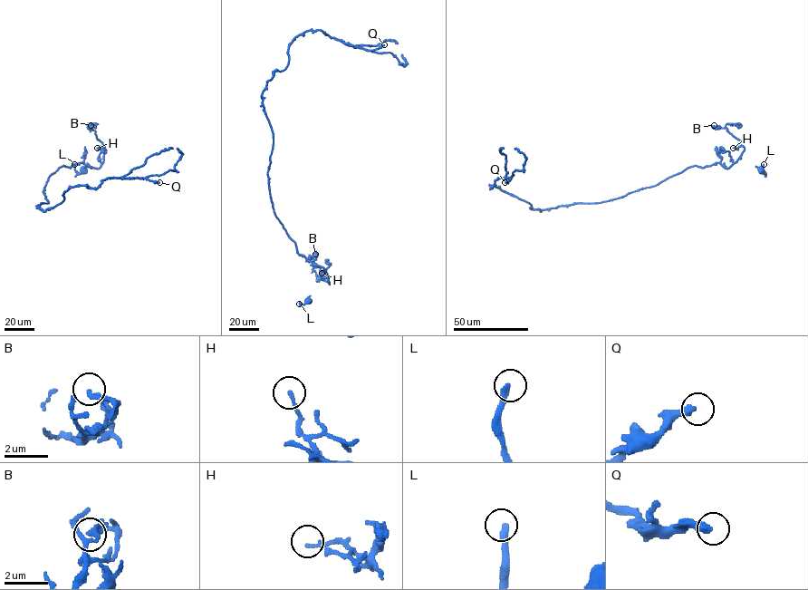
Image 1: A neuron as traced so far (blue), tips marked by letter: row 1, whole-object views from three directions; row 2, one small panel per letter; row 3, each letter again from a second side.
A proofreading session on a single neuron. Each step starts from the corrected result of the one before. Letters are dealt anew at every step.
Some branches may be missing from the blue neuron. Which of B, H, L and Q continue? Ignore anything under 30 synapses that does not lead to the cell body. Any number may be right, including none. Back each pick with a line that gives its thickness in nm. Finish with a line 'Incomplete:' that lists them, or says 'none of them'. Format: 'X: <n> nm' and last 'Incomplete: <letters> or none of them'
Q: 320 nm
Incomplete: Q

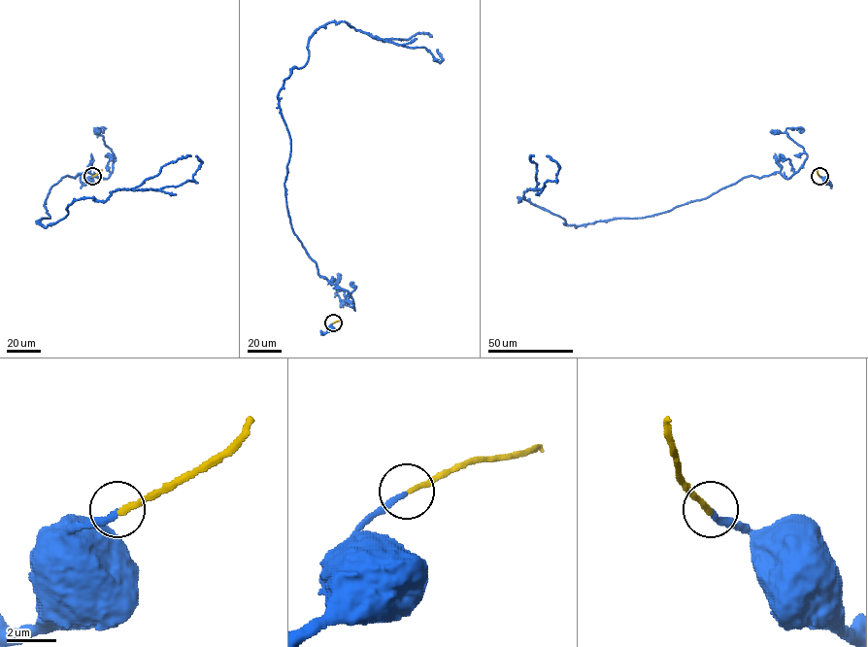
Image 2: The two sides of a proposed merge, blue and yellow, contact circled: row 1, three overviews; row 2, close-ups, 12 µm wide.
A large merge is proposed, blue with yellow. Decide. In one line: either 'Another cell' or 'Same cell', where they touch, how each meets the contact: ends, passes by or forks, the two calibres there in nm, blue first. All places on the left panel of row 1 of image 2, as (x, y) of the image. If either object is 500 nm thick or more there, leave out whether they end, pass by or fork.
Same cell. Place: (92, 176). At the ring blue ends. At the ring yellow ends. Thickness 240 nm (blue) against 240 nm

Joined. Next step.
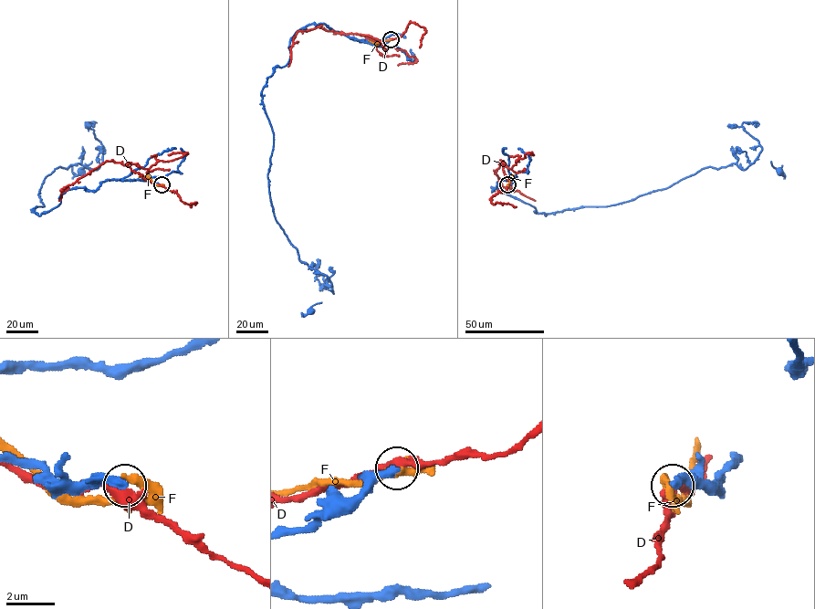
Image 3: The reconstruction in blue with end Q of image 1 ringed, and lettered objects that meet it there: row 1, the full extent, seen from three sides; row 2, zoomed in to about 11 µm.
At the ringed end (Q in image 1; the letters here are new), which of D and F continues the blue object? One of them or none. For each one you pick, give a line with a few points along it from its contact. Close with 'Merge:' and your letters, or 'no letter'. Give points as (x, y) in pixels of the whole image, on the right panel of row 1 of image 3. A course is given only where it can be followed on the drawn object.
Merge: no letter

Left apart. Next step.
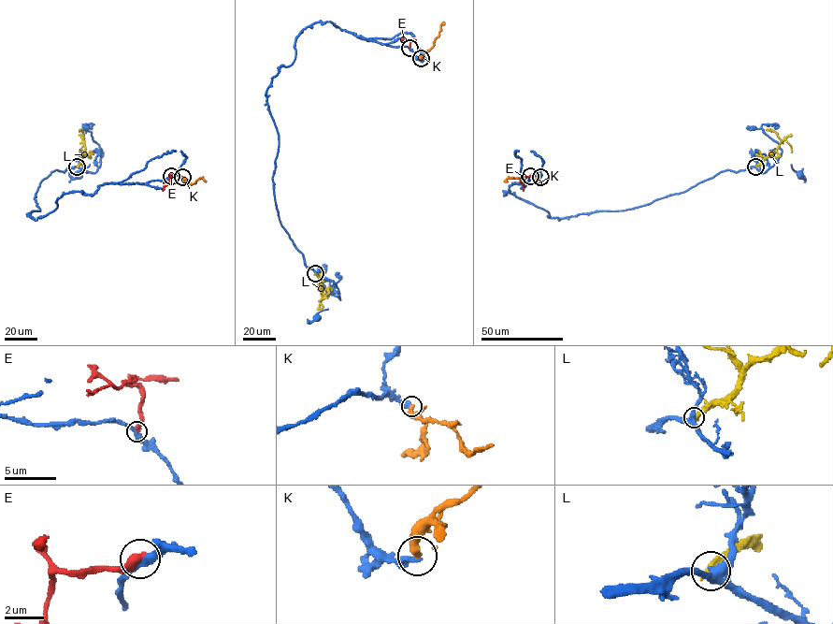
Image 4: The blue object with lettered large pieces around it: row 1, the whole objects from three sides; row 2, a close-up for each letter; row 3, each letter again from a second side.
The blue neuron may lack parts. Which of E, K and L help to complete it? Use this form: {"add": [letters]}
{"add": []}

